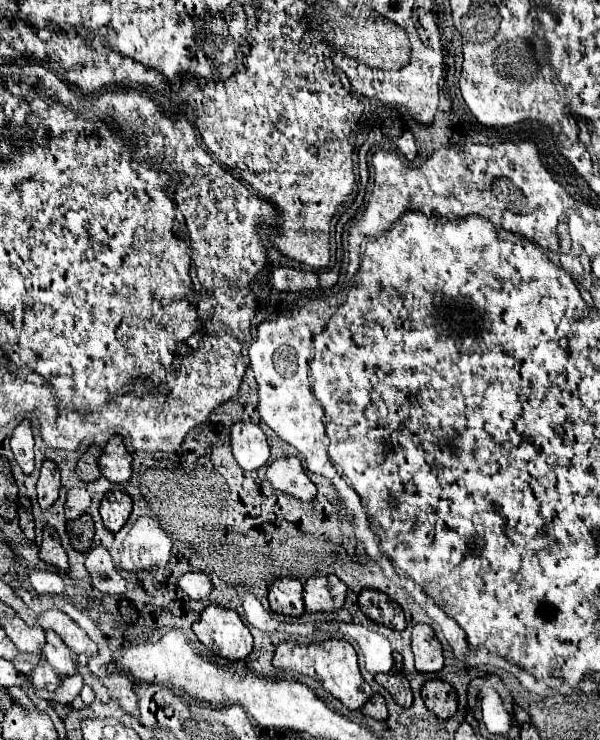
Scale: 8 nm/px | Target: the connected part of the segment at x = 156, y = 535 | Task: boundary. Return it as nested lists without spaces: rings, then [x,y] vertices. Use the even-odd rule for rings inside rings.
[[[142,516],[130,528],[120,554],[120,566],[138,572],[150,566],[164,566],[170,560],[170,538],[154,518]]]

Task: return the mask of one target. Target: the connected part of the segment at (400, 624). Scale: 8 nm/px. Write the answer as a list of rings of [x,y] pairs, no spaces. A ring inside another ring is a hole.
[[[362,590],[358,596],[358,604],[370,620],[374,620],[386,628],[392,628],[392,630],[406,628],[406,618],[404,618],[402,608],[396,602],[390,602],[384,592]]]

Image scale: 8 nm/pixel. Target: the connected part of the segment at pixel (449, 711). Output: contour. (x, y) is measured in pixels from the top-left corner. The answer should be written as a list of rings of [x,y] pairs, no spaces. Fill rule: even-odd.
[[[428,680],[422,686],[422,700],[430,712],[434,712],[440,720],[448,720],[458,710],[456,690],[444,680]]]

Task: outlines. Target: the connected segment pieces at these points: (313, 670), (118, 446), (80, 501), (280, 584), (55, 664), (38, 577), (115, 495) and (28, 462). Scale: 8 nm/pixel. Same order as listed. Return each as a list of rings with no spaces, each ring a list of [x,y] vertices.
[[[326,640],[322,644],[306,644],[306,646],[282,642],[274,654],[274,666],[312,676],[314,680],[322,680],[324,688],[350,710],[362,708],[362,704],[366,704],[366,700],[372,696],[372,688],[364,682],[360,674],[356,662],[356,650],[346,640]]]
[[[114,436],[114,438],[108,440],[104,454],[98,460],[98,466],[100,466],[100,472],[110,482],[122,484],[122,482],[130,480],[130,476],[132,476],[132,456],[126,450],[120,436]]]
[[[70,488],[68,490],[68,498],[66,498],[66,518],[68,520],[76,520],[76,518],[80,518],[84,512],[86,512],[86,508],[90,506],[90,494],[88,494],[88,490],[86,488]]]
[[[278,578],[268,592],[268,602],[272,612],[284,616],[302,616],[304,600],[302,600],[302,582],[294,578]]]
[[[46,630],[46,644],[42,646],[42,654],[58,674],[66,676],[76,670],[74,652],[62,642],[62,638],[54,630]]]
[[[48,570],[30,572],[30,586],[38,594],[62,594],[64,592],[62,578],[56,572],[48,572]]]
[[[114,490],[114,492],[108,492],[102,498],[100,514],[102,514],[104,526],[110,532],[118,532],[126,524],[130,512],[132,512],[132,500],[130,500],[128,494],[124,494],[120,490]]]
[[[22,420],[12,434],[10,440],[14,458],[18,462],[18,466],[22,468],[24,474],[30,474],[34,470],[34,438],[32,438],[32,428],[28,420]]]

